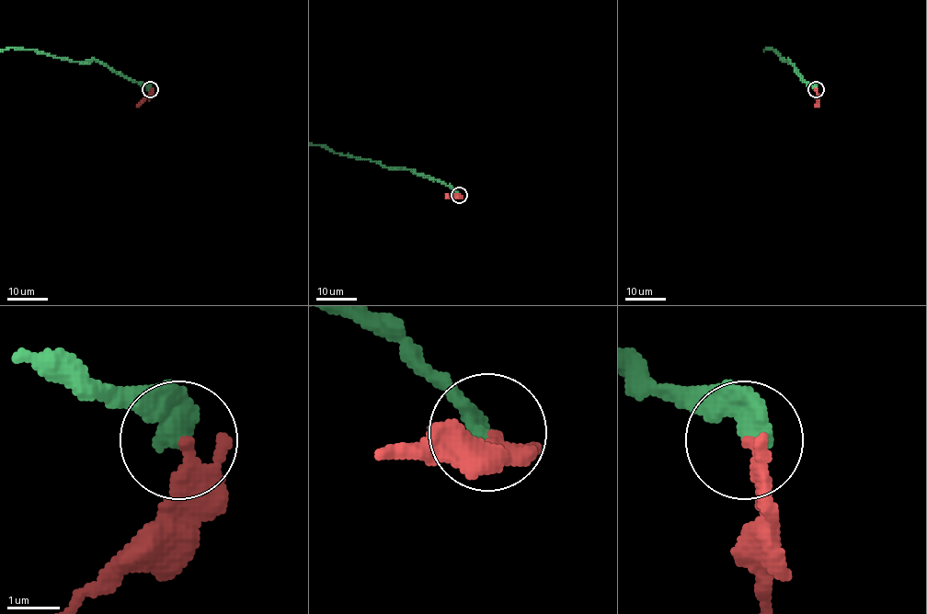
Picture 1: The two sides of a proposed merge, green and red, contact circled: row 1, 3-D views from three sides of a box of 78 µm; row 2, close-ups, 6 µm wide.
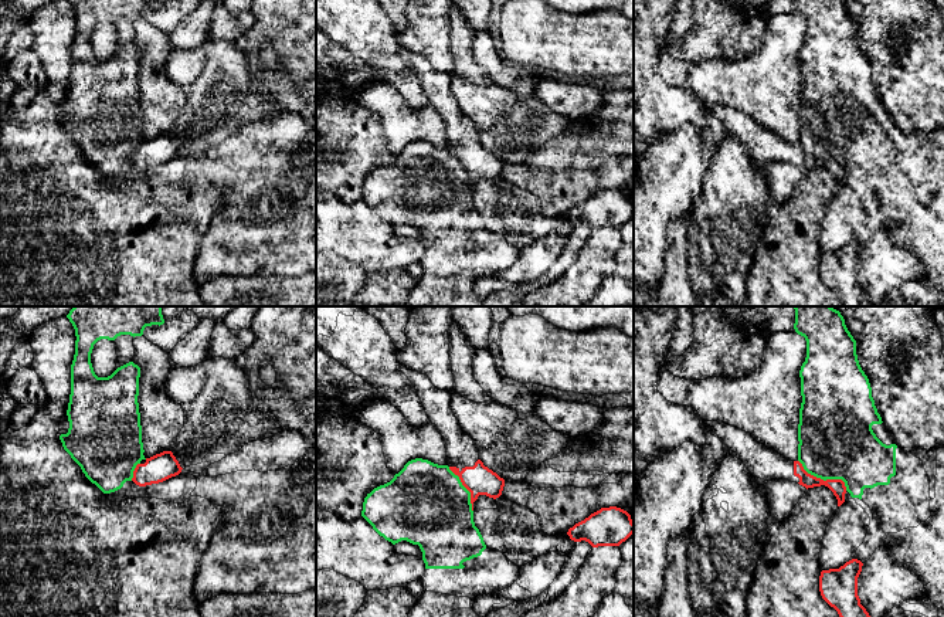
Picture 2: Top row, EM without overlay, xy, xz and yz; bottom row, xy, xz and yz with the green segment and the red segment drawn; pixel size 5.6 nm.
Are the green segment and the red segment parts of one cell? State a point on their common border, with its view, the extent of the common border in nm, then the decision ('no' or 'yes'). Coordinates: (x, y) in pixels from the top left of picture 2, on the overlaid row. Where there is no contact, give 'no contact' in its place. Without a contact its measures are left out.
meets green in yz at (824, 480); contact 320 nm long; no

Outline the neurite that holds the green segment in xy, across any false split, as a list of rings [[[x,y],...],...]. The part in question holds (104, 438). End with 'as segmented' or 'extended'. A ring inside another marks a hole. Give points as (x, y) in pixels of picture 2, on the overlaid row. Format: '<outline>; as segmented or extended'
[[[74,306],[67,315],[77,340],[67,410],[69,428],[60,440],[103,494],[132,481],[136,465],[146,460],[137,403],[140,367],[129,362],[108,377],[98,377],[91,353],[101,339],[142,336],[146,326],[163,325],[162,308]]]; as segmented

